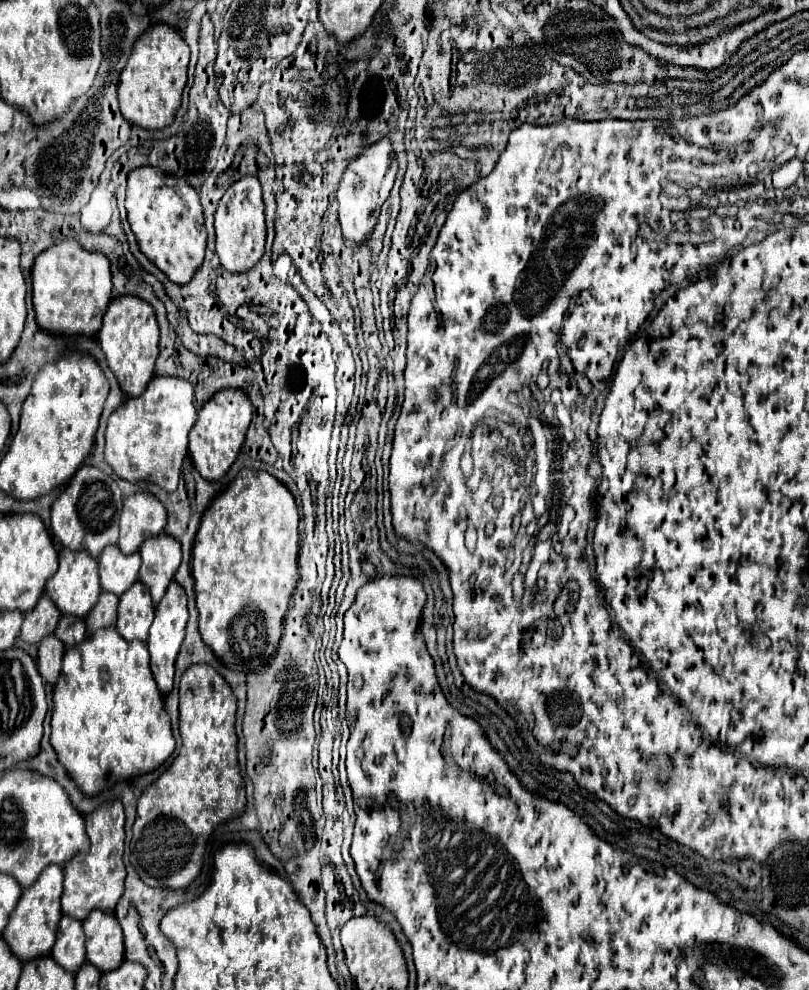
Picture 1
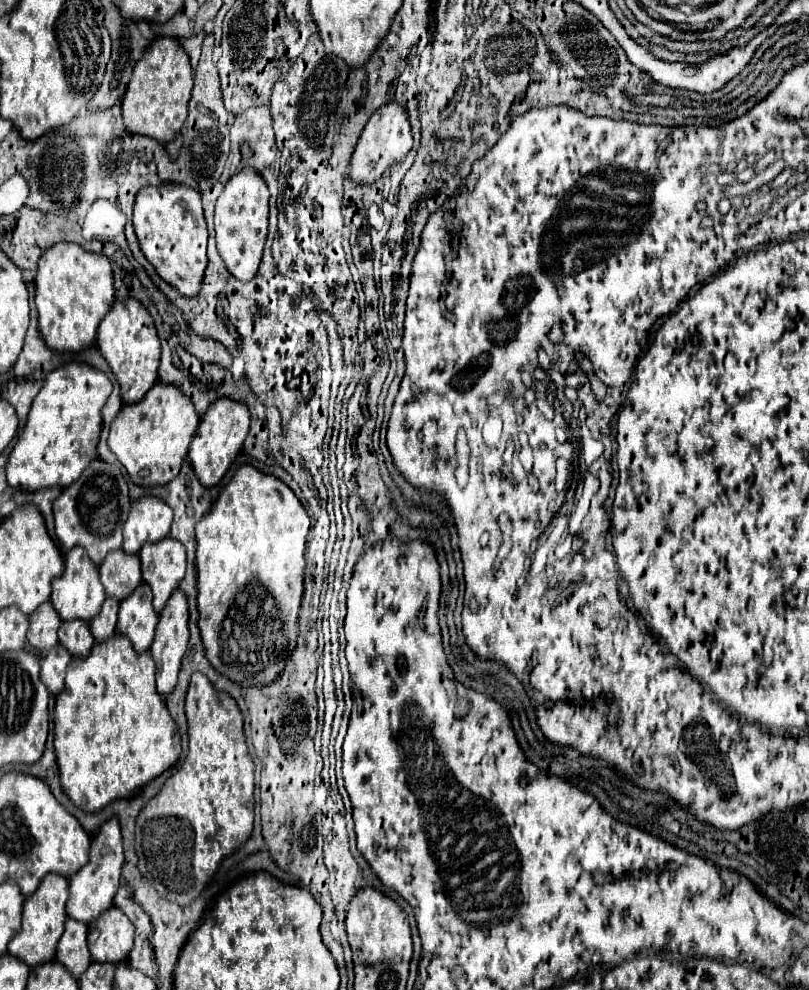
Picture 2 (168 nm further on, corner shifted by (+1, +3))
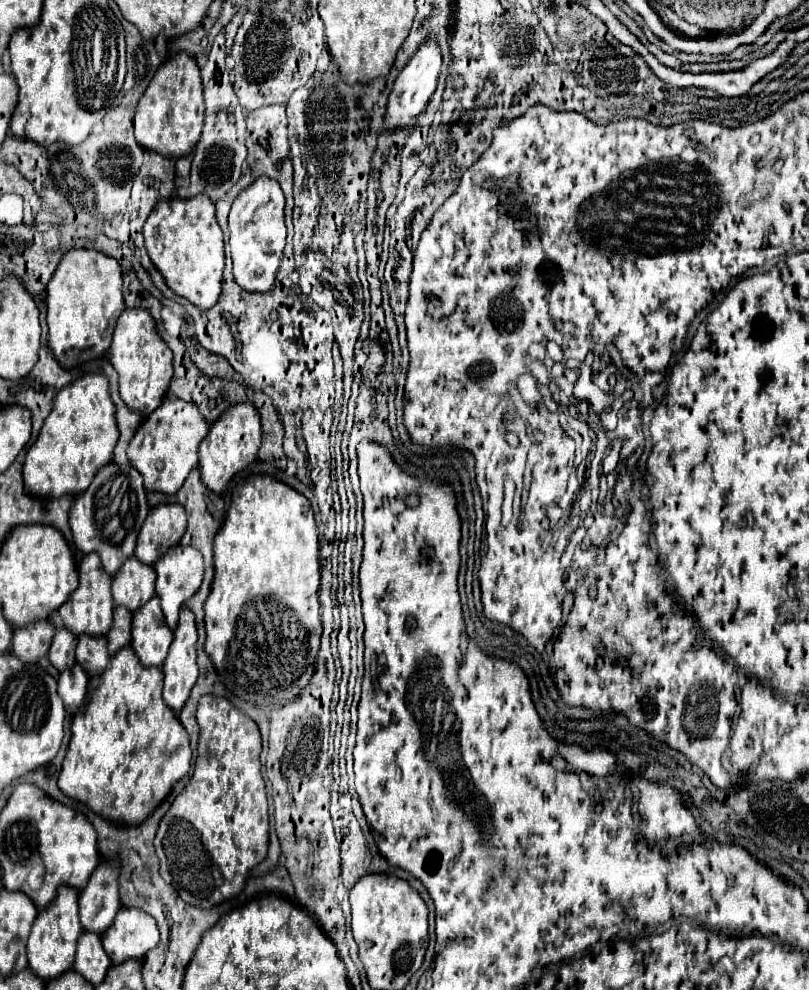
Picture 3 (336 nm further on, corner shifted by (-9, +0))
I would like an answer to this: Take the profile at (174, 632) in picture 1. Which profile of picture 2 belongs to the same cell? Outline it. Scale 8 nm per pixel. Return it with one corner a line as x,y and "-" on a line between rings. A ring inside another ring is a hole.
176,589
172,593
172,597
168,599
164,611
160,613
160,621
158,621
158,627
156,627
156,637
154,637
154,643
150,647
150,655
156,663
156,687
158,687
158,693
160,695
170,695
178,683
178,671
180,671
180,665
182,665
182,657
186,653
186,647
188,647
188,641
190,641
190,629
188,629
188,603
186,603
186,595

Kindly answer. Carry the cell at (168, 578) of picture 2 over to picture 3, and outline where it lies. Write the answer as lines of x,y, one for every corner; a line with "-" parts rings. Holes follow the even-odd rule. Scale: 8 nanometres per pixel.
174,546
170,548
164,556
160,556
154,564
154,570
158,574
156,578
156,596
162,602
162,612
166,616
166,624
174,630
174,626
178,624
178,612
184,606
184,602
200,588
202,584
202,576
204,576
204,562
202,562
202,554
198,554
198,550
194,548
186,548
186,546

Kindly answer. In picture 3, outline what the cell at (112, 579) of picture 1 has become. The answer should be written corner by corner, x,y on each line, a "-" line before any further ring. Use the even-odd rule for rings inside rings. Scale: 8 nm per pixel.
130,556
112,580
112,596
116,606
126,606
130,612
138,610
138,606
144,606
154,596
154,584
154,568

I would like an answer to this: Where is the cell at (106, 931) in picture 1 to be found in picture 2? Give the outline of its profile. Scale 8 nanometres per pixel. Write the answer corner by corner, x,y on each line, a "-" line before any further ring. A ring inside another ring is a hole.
110,907
88,925
92,959
100,963
126,961
134,945
134,931
132,921
118,907

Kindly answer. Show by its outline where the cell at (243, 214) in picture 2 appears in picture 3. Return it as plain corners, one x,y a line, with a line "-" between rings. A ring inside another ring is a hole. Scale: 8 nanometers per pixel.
268,176
256,178
248,188
244,188
230,210
230,250
234,262
234,280
248,292
266,292
274,286
278,272
278,260
286,244
286,224
284,224
284,194

